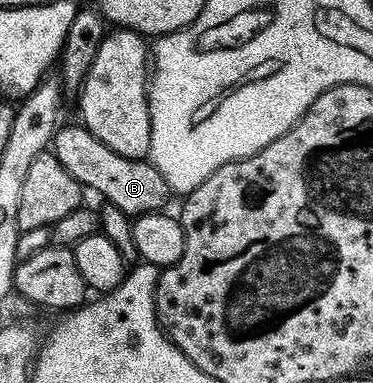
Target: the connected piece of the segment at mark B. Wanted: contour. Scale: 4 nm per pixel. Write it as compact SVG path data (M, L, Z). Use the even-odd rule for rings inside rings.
M81 124L64 126L54 131L52 152L79 186L87 191L95 190L100 197L106 198L102 200L131 216L152 214L165 207L162 205L172 197L172 191L153 162L112 152L108 144L96 140L96 136Z

